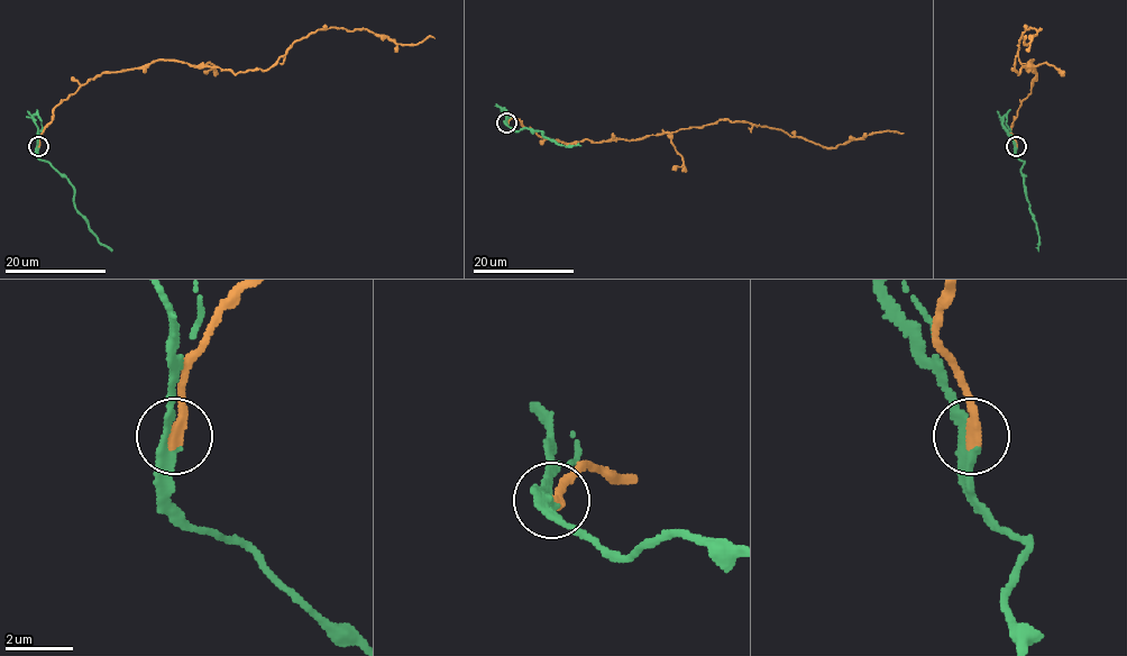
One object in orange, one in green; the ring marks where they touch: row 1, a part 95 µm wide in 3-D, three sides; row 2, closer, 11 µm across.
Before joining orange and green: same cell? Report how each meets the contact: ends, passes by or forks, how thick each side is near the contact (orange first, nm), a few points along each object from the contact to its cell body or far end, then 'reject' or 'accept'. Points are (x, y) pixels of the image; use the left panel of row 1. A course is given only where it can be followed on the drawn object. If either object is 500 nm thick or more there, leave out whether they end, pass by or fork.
orange ends | green passes by | 360/260 nm | orange via (38, 146), (53, 109), (102, 73), (157, 60), (267, 70), (330, 27), (397, 44), (434, 38) | green via (37, 146), (42, 161), (48, 162), (69, 181), (73, 189), (75, 208), (90, 231), (111, 252) | reject

